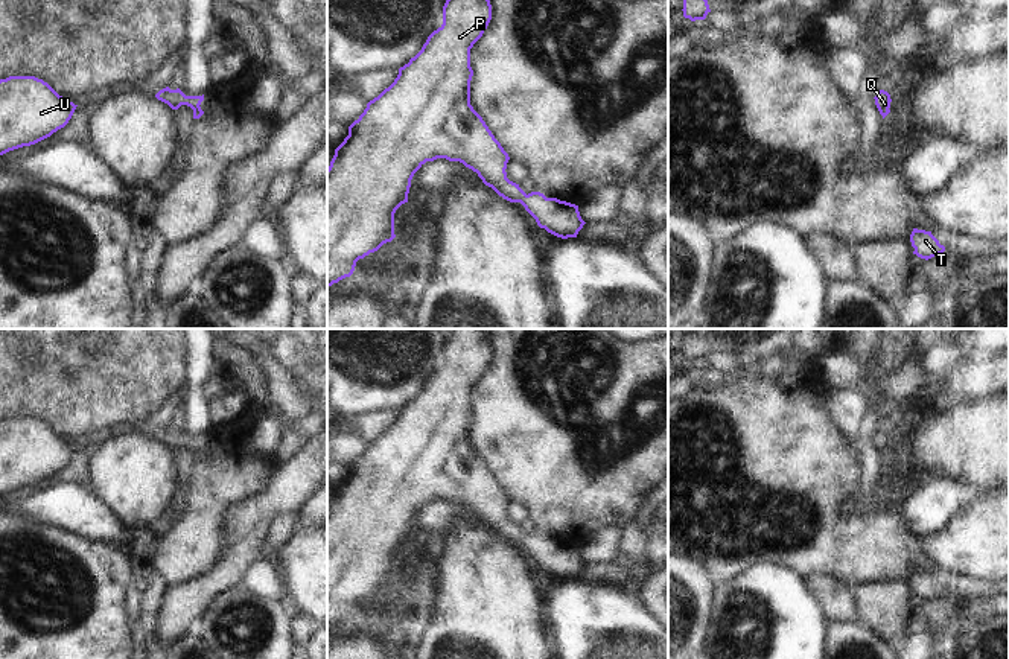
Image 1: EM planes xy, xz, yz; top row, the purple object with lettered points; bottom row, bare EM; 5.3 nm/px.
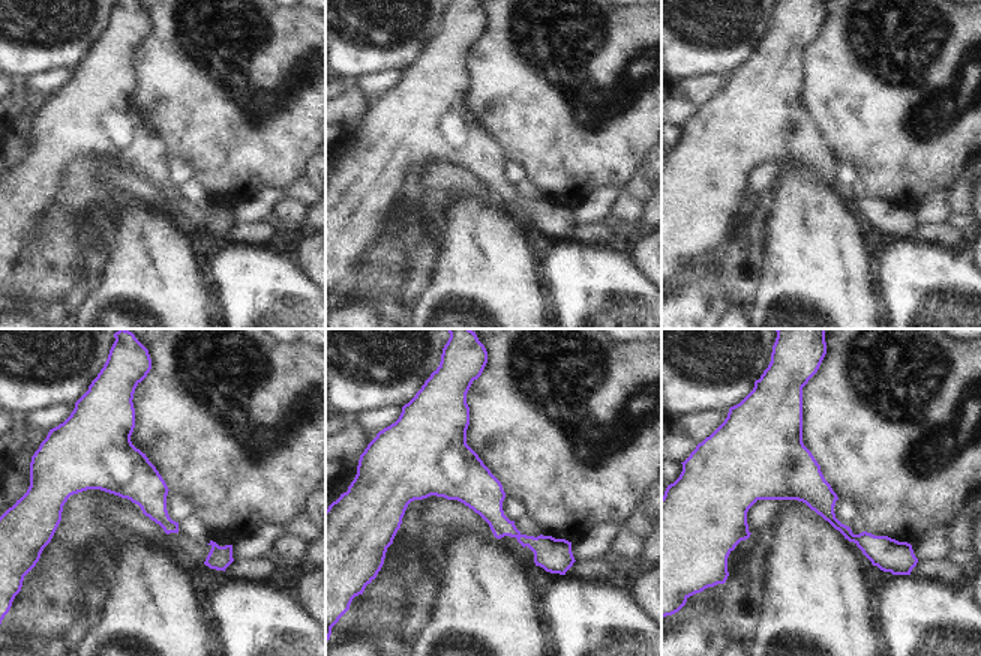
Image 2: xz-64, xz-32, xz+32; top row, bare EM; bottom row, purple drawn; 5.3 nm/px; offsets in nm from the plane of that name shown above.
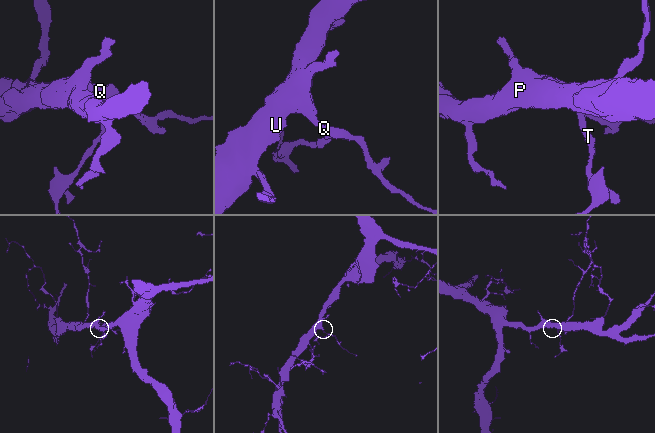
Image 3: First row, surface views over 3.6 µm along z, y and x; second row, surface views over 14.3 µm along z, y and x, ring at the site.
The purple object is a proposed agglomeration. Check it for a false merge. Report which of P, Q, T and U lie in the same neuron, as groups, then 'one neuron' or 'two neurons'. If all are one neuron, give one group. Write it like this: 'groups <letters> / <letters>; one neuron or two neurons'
groups P Q T U; one neuron

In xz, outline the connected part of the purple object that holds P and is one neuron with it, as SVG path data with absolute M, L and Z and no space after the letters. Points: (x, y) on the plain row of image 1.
M482 329L449 330L450 338L443 347L443 365L428 377L422 391L399 409L394 423L367 444L359 460L349 467L349 476L335 490L327 508L327 629L350 618L359 600L377 592L396 578L394 554L402 545L408 543L414 514L426 502L437 499L463 504L476 513L482 524L499 537L510 543L520 543L540 569L557 578L577 578L586 565L580 557L578 546L546 539L540 533L527 536L519 525L507 519L505 510L510 498L470 446L470 422L473 417L470 390L482 377L492 361L492 345Z

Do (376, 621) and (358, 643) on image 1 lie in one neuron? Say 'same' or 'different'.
different

